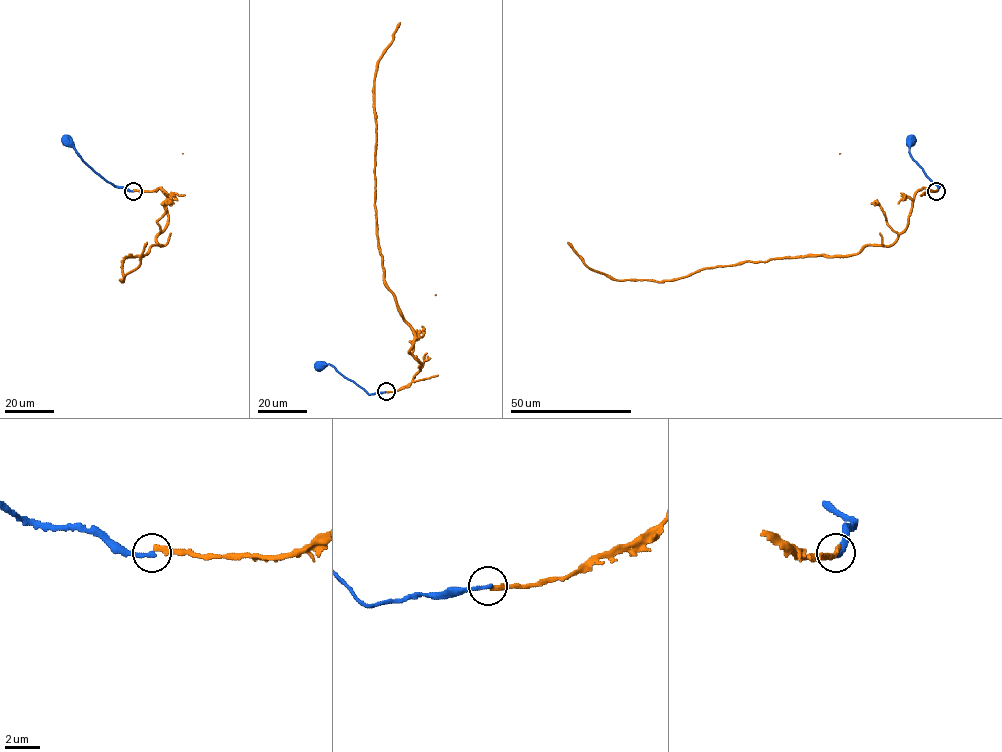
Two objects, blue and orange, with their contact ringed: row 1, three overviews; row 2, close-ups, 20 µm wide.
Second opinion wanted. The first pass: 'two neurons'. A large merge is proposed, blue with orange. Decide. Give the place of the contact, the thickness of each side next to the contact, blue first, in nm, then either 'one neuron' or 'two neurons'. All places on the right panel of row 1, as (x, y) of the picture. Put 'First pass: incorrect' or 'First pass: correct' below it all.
(936, 191) | 240/320 nm | two neurons
First pass: correct

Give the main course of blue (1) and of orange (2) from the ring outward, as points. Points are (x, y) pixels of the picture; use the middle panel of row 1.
1: (386, 392), (368, 394), (333, 366), (319, 365)
2: (387, 392), (406, 387), (421, 364), (409, 353), (414, 330), (385, 282), (377, 234), (374, 78), (400, 22)

